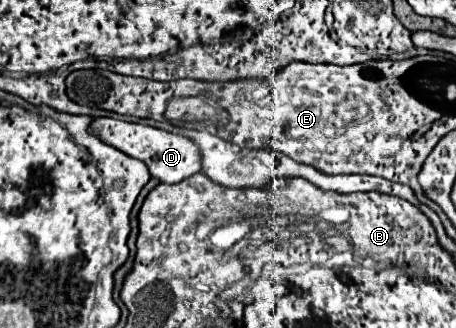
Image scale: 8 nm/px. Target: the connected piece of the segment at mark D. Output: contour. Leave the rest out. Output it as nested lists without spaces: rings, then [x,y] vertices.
[[[96,117],[90,123],[88,129],[102,143],[112,145],[112,147],[120,149],[122,153],[146,163],[146,167],[150,171],[150,177],[156,177],[160,183],[180,183],[180,181],[184,181],[190,175],[200,171],[198,149],[190,139],[186,139],[182,135],[174,135],[174,133],[154,129],[154,127],[148,127],[148,125],[118,121],[118,119],[112,119],[112,117]]]

